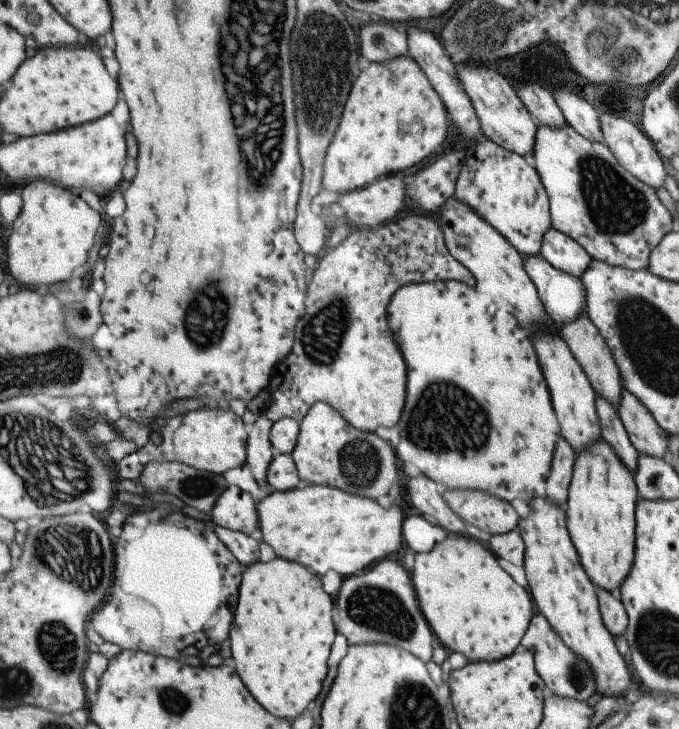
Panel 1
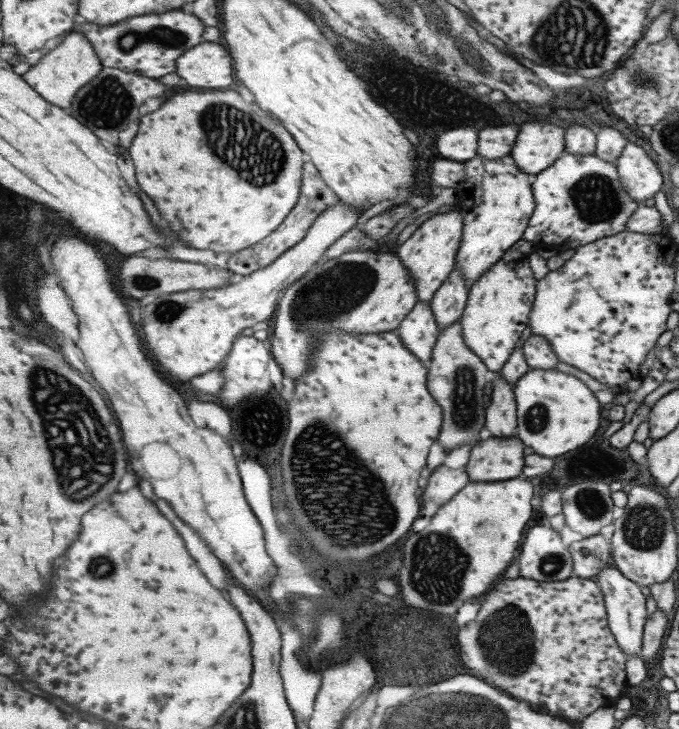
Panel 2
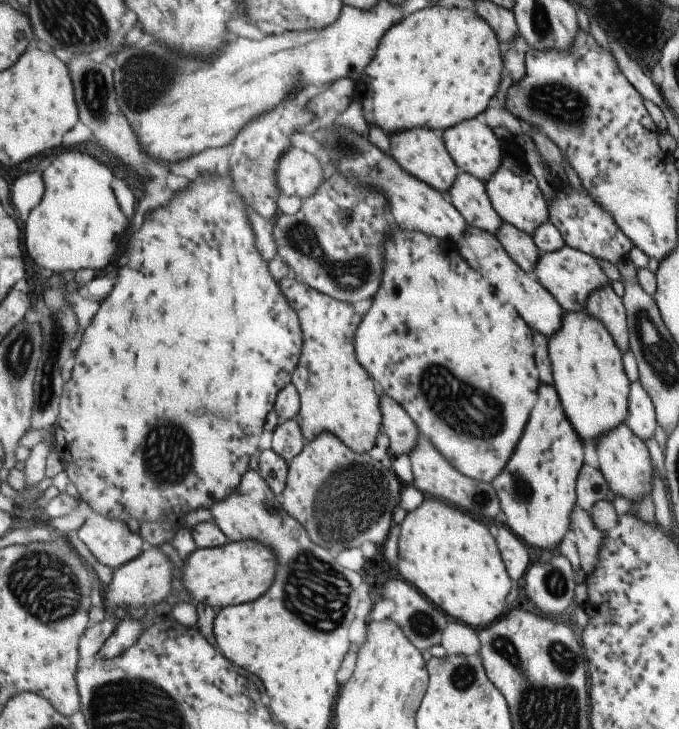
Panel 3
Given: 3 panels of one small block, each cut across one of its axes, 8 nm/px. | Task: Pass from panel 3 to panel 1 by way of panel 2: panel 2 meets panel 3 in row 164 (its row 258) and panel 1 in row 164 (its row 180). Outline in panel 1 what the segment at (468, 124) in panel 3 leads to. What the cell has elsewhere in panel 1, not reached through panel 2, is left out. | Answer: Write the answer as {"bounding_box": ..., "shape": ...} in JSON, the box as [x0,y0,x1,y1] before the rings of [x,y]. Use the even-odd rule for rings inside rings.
{"bounding_box":[454,137,552,255],"shape":[[[487,137],[477,142],[472,148],[465,150],[464,165],[458,178],[458,185],[454,194],[460,201],[471,205],[495,229],[500,230],[509,242],[516,246],[522,255],[540,255],[544,244],[545,233],[552,226],[552,212],[550,198],[540,172],[532,164],[531,159],[510,151]]]}

